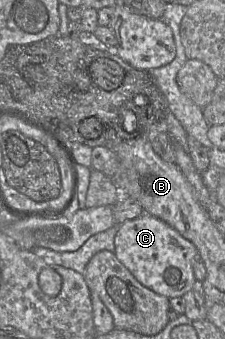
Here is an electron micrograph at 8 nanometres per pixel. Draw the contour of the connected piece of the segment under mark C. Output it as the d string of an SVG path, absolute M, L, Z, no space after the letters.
M143 213L121 223L114 245L113 253L133 276L142 285L169 300L183 297L197 282L193 270L193 260L198 254L196 246L161 219Z

